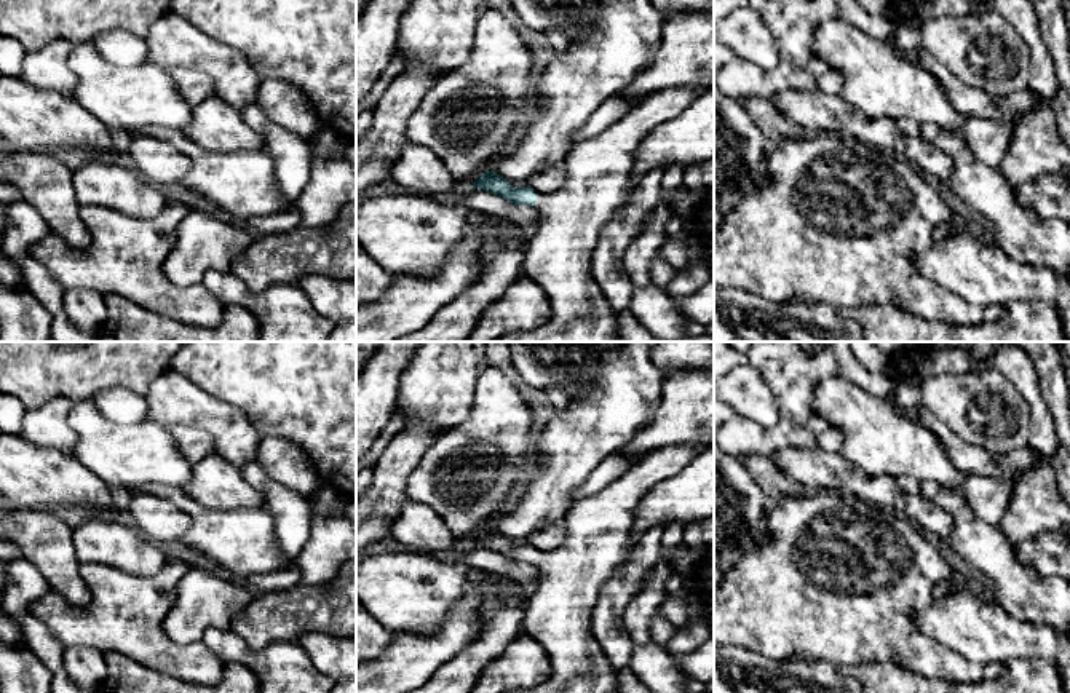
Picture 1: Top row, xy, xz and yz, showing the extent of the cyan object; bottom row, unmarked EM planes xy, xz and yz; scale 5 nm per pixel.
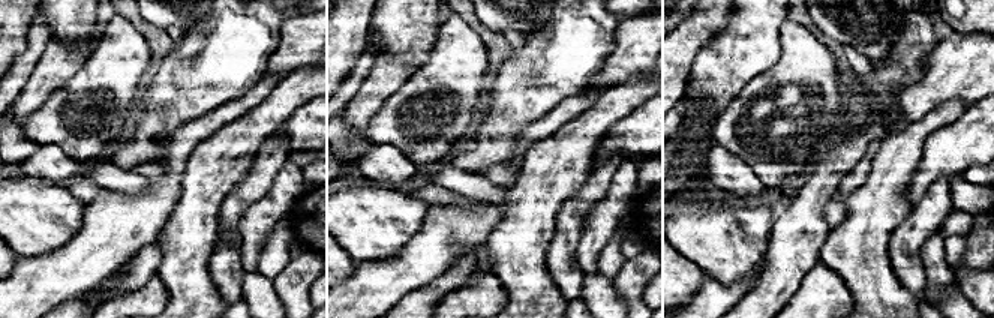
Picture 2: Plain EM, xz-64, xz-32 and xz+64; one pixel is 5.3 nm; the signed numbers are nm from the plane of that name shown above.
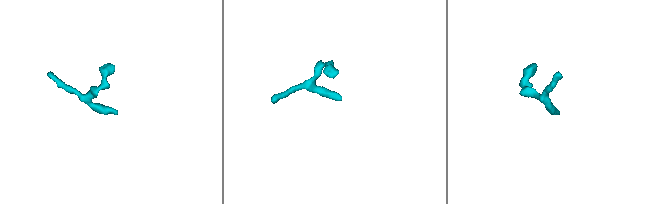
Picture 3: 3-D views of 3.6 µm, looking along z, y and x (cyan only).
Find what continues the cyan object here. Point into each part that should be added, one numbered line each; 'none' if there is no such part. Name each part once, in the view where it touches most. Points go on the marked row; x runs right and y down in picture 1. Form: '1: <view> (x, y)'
1: xz (558, 256)

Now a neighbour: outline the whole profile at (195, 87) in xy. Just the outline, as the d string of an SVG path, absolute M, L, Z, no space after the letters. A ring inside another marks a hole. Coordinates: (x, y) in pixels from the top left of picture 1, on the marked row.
M174 67L169 75L180 96L192 105L216 96L214 81L203 72L190 67Z

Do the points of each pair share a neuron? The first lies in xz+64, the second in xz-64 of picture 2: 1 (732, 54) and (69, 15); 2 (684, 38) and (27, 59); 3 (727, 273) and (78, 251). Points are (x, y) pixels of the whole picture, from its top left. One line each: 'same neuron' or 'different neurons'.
1: same neuron
2: different neurons
3: different neurons

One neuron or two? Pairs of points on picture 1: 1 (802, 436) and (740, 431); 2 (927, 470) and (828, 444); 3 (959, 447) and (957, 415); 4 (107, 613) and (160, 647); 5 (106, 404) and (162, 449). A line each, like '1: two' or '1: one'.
1: one
2: two
3: two
4: one
5: two

